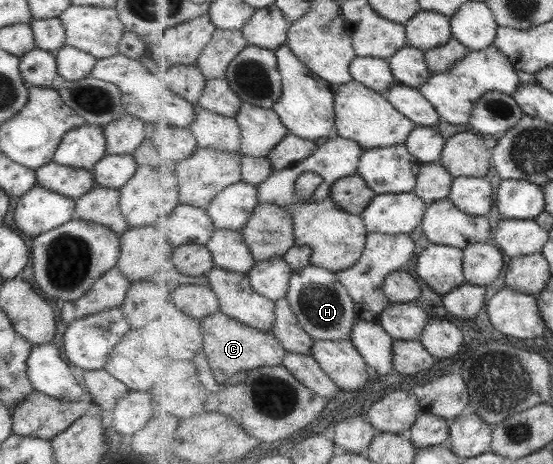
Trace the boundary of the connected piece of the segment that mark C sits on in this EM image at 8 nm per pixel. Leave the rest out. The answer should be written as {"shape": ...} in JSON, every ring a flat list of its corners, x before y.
{"shape":[[218,312,201,319,203,350,209,358,216,380,227,384,237,372,249,372,264,366,282,366,288,350,272,332,252,328,242,321]]}

